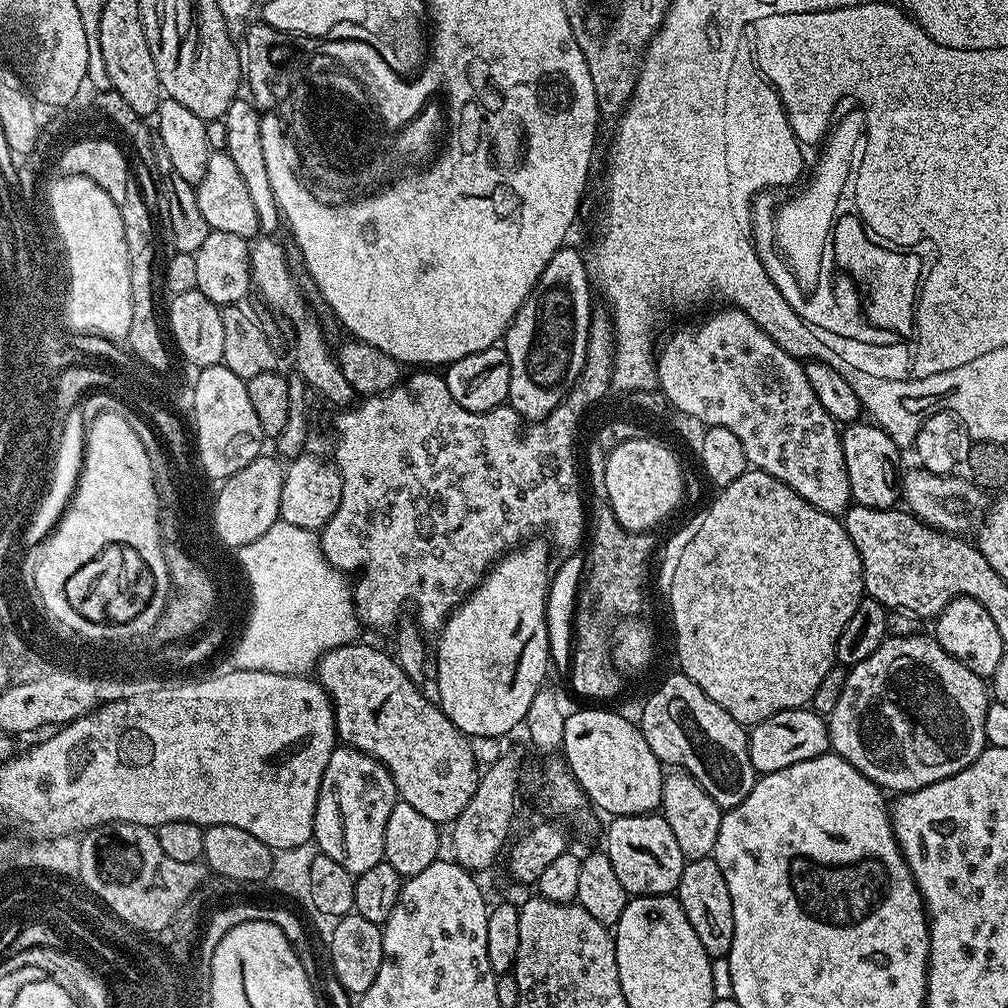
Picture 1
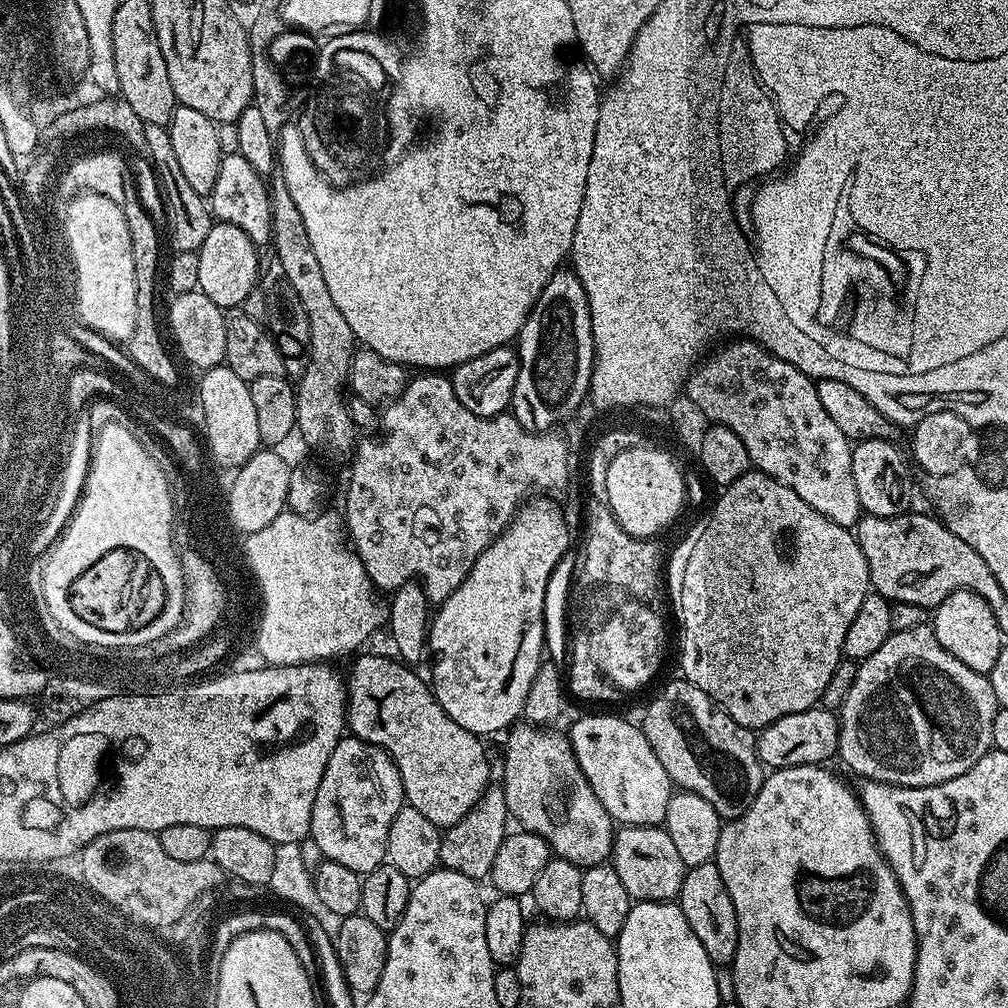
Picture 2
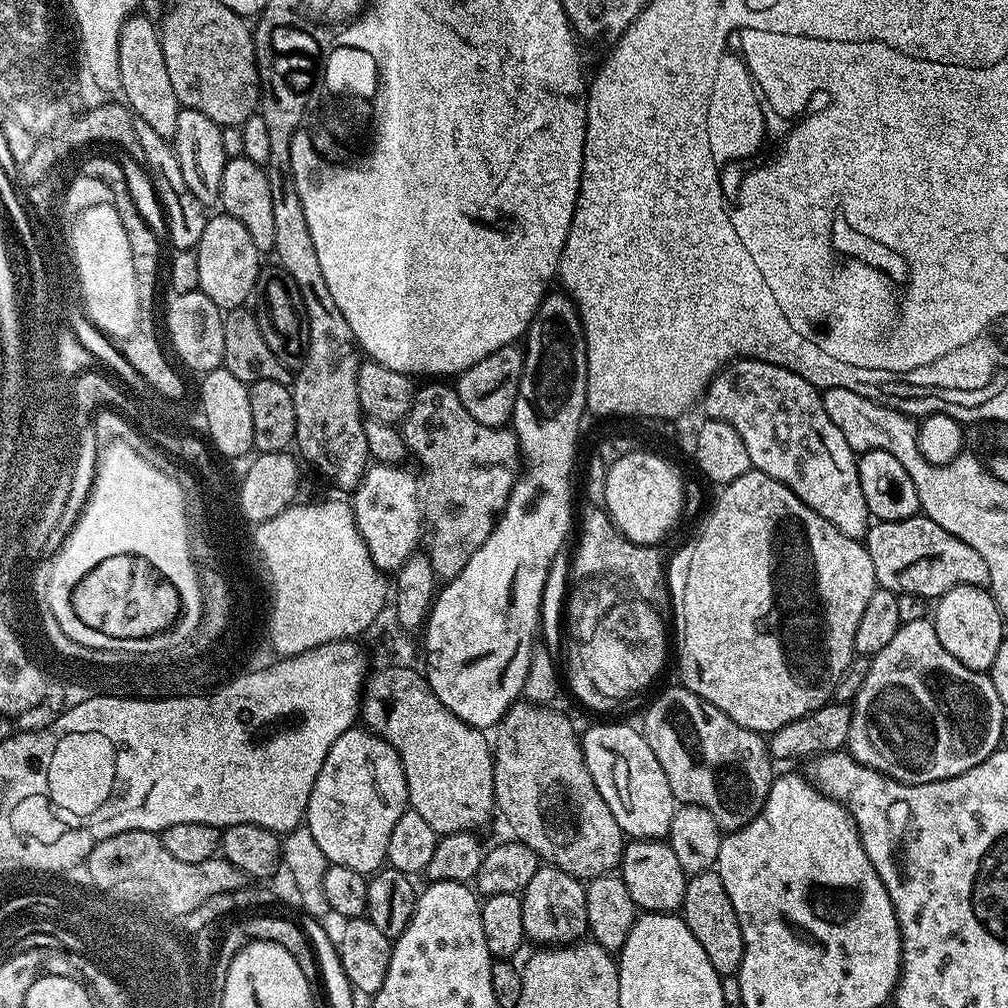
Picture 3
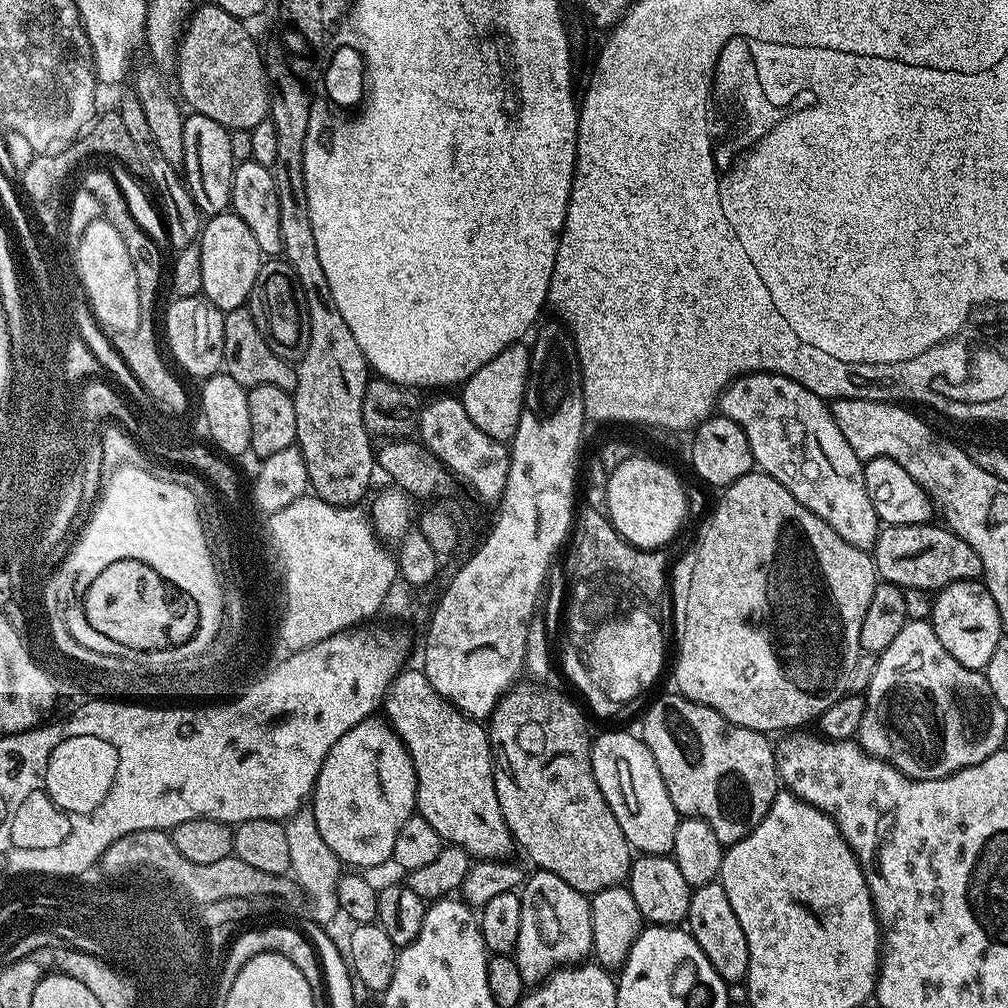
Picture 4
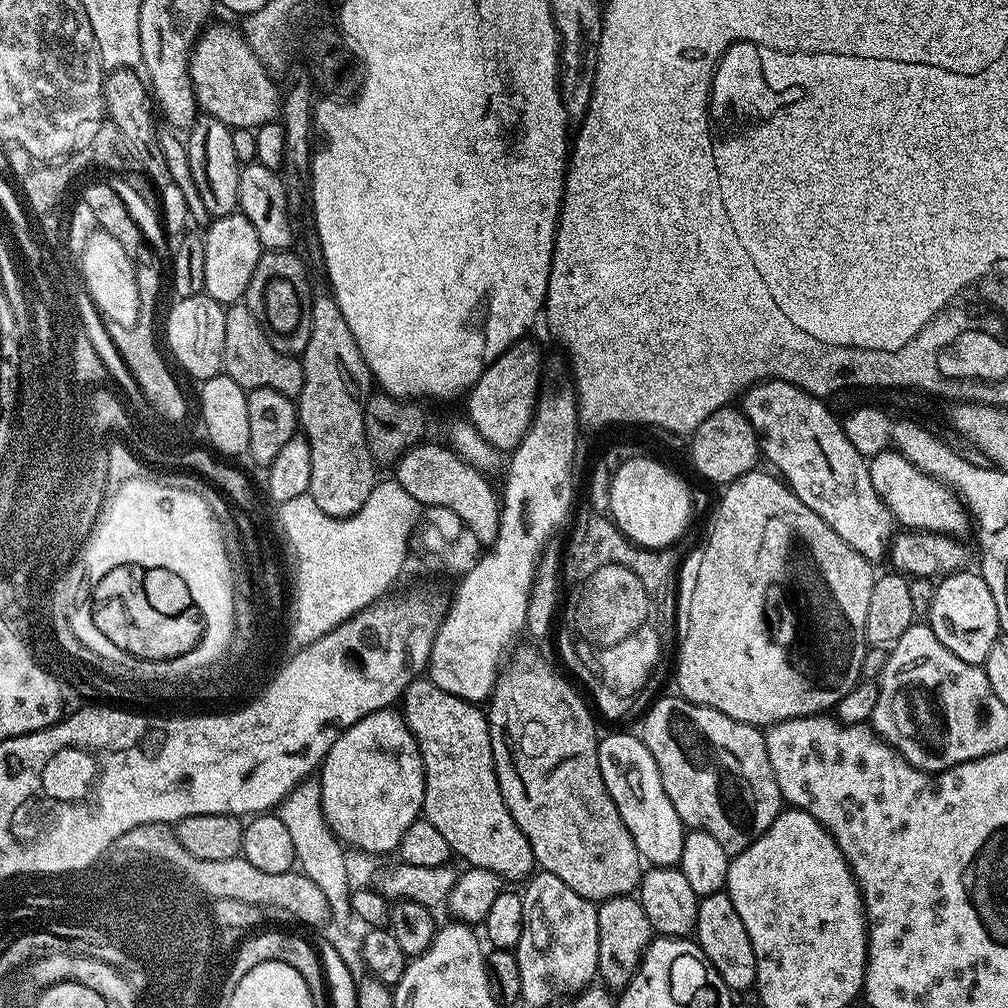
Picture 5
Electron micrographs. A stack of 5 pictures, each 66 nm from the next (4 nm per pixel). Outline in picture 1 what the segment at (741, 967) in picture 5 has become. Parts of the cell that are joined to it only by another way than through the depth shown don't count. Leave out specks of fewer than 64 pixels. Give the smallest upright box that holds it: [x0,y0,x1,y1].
[674,856,734,958]

